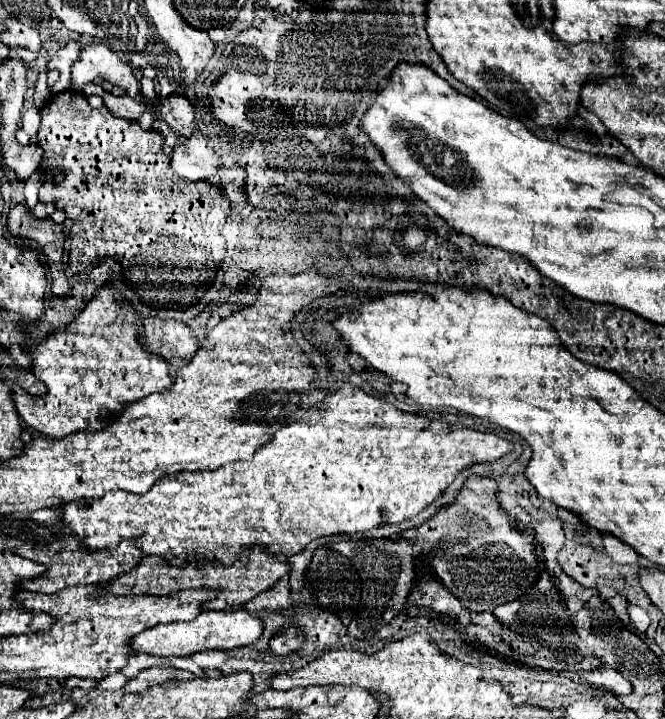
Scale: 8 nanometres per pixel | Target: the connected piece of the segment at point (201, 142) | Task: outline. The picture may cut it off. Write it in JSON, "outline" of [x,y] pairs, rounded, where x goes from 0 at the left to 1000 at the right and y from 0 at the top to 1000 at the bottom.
{"outline":[[[296,181],[287,189],[272,189],[272,197],[263,200],[257,214],[260,239],[278,250],[311,250],[326,239],[329,228],[332,220],[323,217],[308,189]]]}

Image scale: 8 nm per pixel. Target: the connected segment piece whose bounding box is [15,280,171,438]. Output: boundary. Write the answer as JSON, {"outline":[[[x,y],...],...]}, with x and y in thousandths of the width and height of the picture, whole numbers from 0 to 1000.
{"outline":[[[176,392],[152,395],[119,439],[44,484],[50,520],[71,537],[68,551],[23,556],[29,579],[68,606],[101,606],[119,598],[146,598],[191,559],[230,545],[251,545],[257,534],[251,503],[221,487],[215,451],[197,428],[176,428]]]}

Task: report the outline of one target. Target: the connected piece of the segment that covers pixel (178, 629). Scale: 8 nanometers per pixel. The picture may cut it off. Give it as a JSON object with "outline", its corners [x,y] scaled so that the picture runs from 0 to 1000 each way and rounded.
{"outline":[[[350,846],[338,851],[302,851],[293,862],[284,865],[260,865],[260,868],[236,868],[236,873],[224,873],[224,879],[212,879],[206,890],[200,890],[200,907],[218,907],[227,912],[284,912],[302,904],[347,904],[356,898],[380,896],[392,885],[395,868],[371,854],[368,848]]]}

